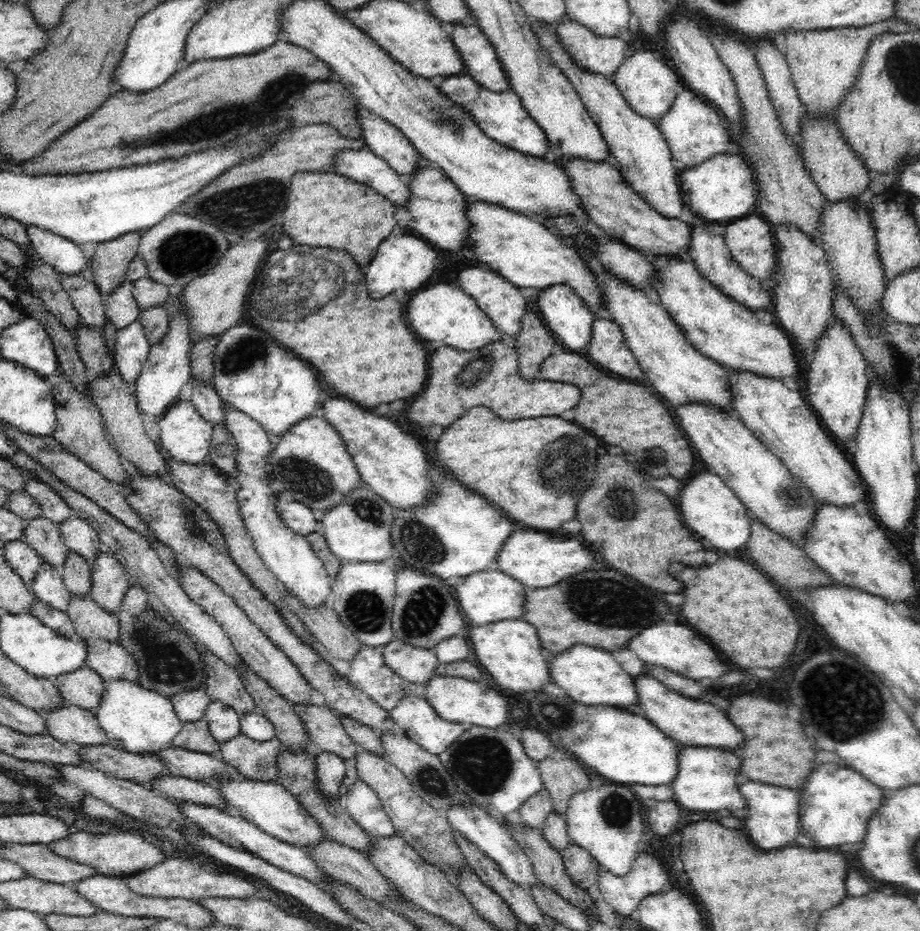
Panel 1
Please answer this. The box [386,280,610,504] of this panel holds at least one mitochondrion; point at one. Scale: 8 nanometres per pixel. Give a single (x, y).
(557, 466)

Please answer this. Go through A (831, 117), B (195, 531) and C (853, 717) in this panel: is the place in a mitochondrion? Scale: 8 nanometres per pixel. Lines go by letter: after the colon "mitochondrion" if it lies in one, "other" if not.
A: other
B: mitochondrion
C: mitochondrion

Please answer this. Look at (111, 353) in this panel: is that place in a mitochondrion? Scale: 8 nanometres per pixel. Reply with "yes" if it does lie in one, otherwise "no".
no

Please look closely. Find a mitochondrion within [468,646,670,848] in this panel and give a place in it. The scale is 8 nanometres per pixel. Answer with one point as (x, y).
(616, 810)

